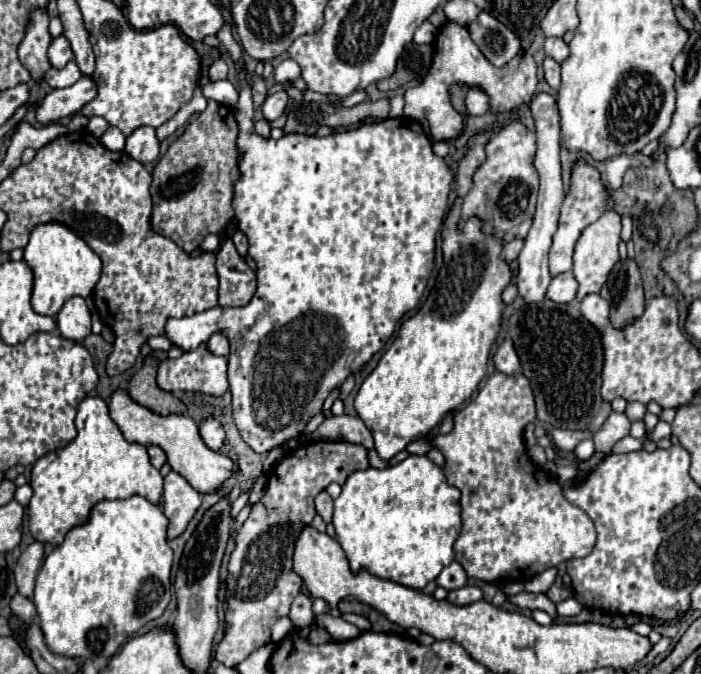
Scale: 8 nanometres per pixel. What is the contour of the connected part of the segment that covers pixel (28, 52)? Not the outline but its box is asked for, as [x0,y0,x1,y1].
[18,10,52,82]

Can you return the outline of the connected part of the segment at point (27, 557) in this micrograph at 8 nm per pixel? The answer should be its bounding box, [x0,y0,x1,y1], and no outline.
[14,542,44,598]

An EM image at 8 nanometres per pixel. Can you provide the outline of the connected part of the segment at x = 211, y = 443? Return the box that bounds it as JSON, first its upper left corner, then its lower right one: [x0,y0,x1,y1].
[200,418,226,450]

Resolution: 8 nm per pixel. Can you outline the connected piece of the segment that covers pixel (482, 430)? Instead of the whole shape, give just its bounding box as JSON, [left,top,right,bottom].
[408,372,596,582]

